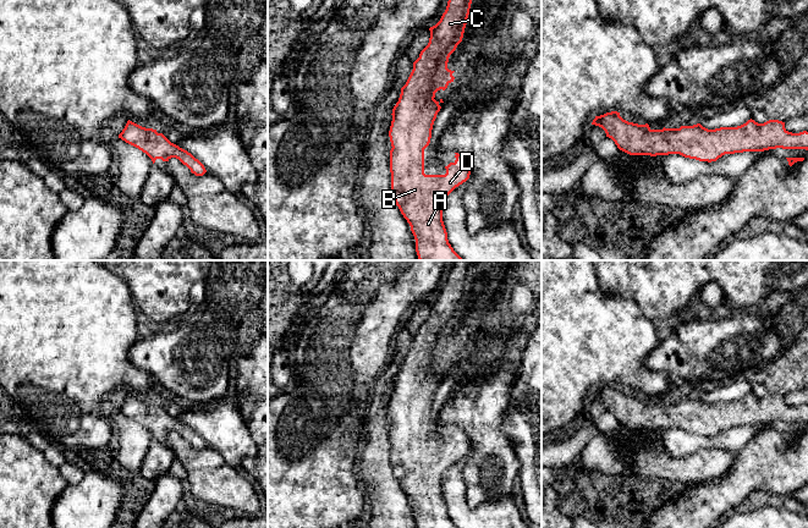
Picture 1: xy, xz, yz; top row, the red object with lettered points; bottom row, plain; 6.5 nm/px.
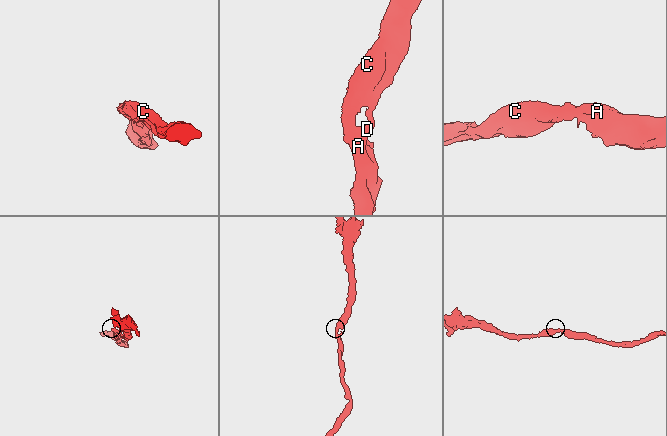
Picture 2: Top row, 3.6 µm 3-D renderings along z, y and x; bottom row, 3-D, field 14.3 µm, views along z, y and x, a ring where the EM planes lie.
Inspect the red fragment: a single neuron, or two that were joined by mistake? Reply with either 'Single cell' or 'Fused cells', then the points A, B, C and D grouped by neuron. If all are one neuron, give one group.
Single cell. Groups: A B C D

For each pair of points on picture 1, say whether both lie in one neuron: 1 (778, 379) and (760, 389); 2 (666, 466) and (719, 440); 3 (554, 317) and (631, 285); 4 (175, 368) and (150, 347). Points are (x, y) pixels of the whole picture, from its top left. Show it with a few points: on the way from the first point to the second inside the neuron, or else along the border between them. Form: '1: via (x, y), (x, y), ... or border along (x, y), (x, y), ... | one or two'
1: via (774, 379), (770, 379), (764, 385) | one
2: border along (661, 444), (672, 456), (716, 447) | two
3: border along (594, 273), (605, 293), (619, 293), (636, 303) | two
4: via (169, 362), (157, 353) | one

